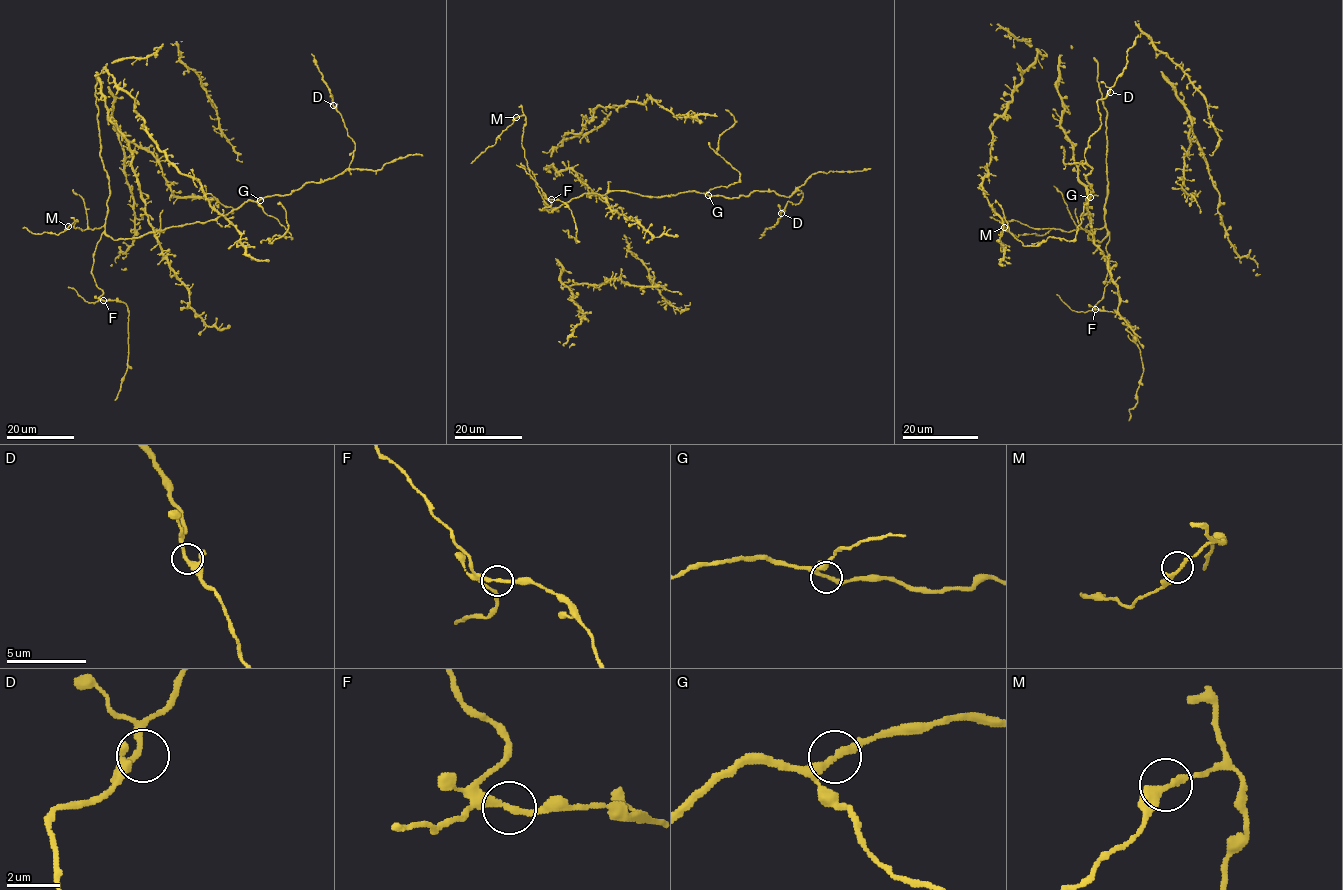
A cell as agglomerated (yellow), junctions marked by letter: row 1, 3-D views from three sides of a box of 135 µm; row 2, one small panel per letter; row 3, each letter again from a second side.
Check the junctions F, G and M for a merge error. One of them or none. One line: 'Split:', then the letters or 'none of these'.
Split: none of these

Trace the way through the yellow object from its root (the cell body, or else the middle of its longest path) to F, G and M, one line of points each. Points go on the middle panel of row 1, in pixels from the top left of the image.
F: (554, 208), (550, 212), (539, 209), (549, 207), (551, 203), (548, 199), (551, 199)
G: (554, 208), (584, 193), (604, 194), (615, 190), (648, 197), (693, 191), (708, 195)
M: (554, 208), (544, 201), (530, 176), (522, 144), (526, 117), (516, 117)

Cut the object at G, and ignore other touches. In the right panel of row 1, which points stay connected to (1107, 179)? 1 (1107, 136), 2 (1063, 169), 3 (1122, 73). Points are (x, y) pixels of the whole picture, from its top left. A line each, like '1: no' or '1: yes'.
1: yes
2: no
3: no

